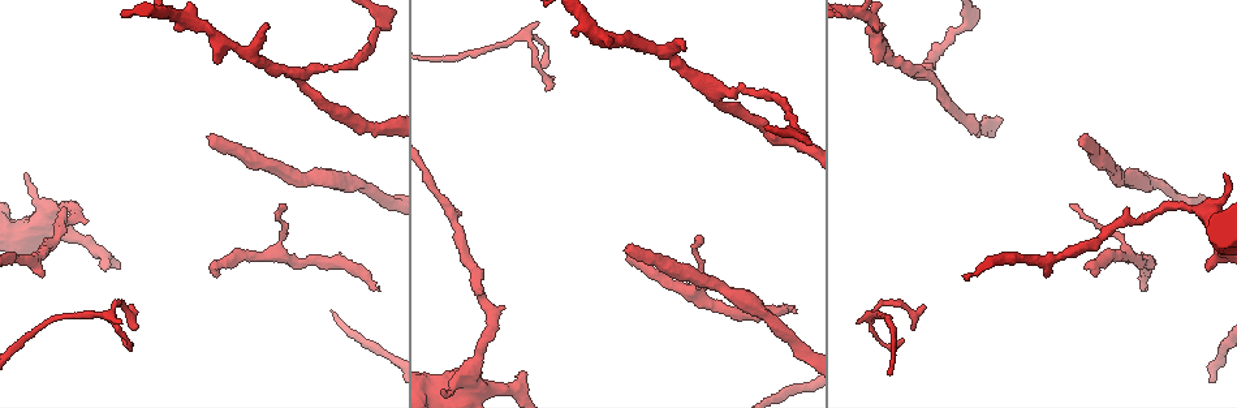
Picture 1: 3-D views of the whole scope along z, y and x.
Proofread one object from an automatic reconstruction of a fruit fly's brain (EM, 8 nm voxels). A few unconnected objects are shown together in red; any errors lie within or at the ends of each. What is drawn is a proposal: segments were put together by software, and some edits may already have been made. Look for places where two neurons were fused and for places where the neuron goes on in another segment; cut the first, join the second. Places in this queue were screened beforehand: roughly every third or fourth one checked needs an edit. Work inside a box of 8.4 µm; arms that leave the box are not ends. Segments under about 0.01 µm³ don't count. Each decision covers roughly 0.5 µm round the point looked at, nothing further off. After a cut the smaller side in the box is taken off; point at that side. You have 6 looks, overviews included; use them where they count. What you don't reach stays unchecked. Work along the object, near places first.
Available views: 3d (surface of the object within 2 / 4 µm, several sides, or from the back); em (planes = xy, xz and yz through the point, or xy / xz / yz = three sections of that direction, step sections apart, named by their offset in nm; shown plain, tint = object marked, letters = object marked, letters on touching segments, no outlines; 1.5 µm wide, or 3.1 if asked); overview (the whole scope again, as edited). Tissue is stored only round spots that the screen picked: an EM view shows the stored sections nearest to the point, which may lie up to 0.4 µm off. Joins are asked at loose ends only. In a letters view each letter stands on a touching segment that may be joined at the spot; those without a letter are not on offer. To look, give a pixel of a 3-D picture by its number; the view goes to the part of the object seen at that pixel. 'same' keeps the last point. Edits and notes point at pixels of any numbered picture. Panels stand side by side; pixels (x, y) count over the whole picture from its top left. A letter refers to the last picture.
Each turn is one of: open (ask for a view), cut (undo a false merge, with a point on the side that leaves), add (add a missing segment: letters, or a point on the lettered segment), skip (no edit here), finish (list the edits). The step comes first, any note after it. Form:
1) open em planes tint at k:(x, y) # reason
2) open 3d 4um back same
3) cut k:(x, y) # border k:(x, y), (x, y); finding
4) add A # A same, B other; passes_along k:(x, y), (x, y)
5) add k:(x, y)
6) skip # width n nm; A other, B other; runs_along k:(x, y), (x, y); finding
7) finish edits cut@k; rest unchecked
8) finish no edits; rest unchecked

open em planes plain at 1:(1146, 290) # free end

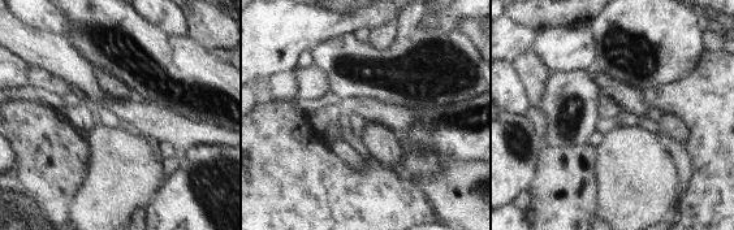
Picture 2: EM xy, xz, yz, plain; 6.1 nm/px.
open em planes tint same

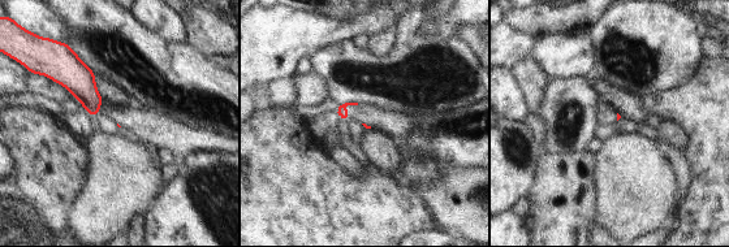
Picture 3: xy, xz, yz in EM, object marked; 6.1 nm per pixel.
open em planes letters same # what lies round it

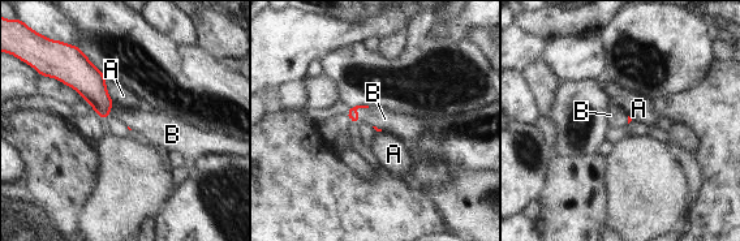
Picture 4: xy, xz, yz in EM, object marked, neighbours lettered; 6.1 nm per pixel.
add B # A other, B same; passes_along 4:(353, 115), (357, 108), (384, 119); it goes on there

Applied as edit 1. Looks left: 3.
open em planes tint at 1:(1073, 205) # branch stops here

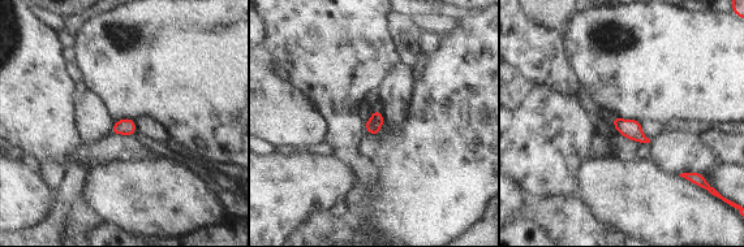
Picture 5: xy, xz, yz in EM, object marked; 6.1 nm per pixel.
open em planes letters same

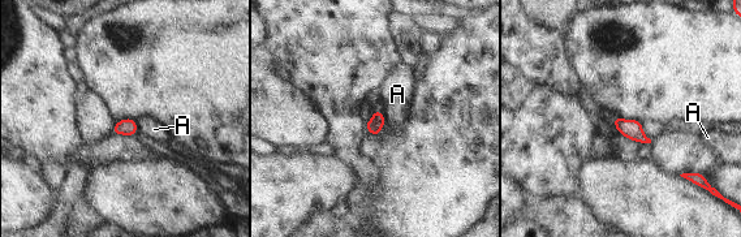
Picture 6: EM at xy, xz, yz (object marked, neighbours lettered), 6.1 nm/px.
skip # A other; border 6:(134, 119), (138, 130); none of them fits

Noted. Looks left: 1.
open em planes letters at 1:(521, 373) # an open end

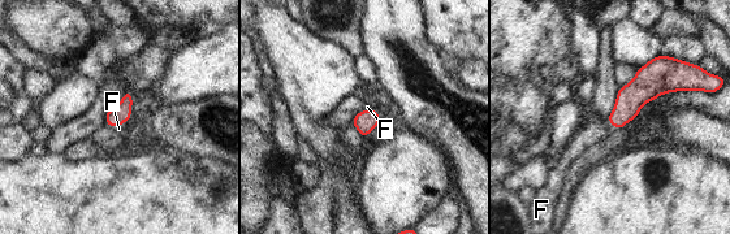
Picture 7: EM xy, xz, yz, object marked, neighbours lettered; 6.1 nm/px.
add F # F same; passes_along 7:(116, 116), (116, 126), (119, 129); it goes on there

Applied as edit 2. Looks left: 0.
finish edits add@4, add@7; rest unchecked

